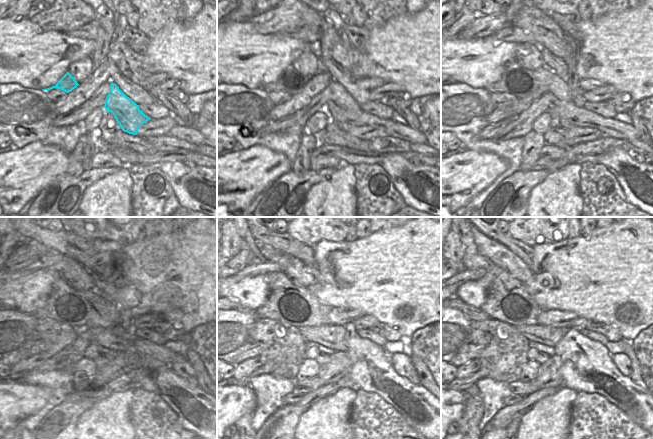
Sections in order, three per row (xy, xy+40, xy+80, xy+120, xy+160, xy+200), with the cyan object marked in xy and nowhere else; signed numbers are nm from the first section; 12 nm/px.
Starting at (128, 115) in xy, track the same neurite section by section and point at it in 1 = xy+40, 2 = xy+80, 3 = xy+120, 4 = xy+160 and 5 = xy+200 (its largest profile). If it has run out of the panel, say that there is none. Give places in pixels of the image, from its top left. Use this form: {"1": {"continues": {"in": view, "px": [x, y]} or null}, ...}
{"1": {"continues": {"in": "xy+40", "px": [344, 109]}}, "2": {"continues": {"in": "xy+80", "px": [520, 82]}}, "3": {"continues": {"in": "xy+120", "px": [79, 308]}}, "4": {"continues": {"in": "xy+160", "px": [292, 304]}}, "5": {"continues": {"in": "xy+200", "px": [507, 299]}}}

